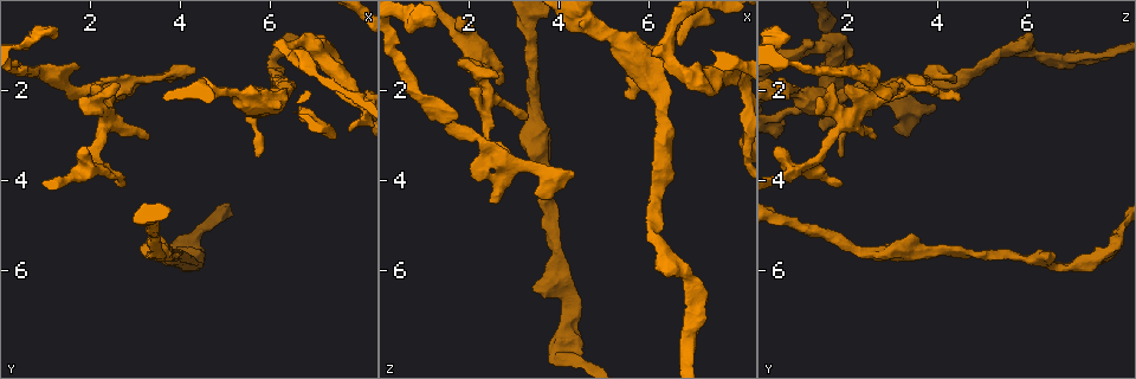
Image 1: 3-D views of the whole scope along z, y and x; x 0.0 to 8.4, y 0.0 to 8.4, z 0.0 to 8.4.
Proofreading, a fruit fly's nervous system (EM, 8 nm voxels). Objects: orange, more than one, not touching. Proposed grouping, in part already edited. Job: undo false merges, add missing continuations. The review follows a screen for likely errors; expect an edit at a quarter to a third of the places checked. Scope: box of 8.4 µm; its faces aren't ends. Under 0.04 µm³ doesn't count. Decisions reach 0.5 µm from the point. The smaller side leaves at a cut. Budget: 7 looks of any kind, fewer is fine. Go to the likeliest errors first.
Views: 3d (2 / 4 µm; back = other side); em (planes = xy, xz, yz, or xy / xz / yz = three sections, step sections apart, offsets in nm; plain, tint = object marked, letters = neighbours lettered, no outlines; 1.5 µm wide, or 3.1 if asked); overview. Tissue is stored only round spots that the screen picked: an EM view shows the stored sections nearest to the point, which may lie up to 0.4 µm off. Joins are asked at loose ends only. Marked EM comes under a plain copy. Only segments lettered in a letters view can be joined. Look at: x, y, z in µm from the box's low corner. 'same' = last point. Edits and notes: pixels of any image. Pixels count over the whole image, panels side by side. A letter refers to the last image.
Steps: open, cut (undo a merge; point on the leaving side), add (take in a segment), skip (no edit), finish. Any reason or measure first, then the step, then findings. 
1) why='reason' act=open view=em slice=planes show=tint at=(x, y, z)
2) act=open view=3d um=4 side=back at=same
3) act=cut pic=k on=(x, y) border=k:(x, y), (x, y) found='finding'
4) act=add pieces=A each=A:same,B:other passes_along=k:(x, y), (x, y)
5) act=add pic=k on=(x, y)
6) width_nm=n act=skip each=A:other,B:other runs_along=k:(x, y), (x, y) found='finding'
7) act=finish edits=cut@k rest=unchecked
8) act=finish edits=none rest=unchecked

why='an open end' act=open view=em slice=xy step=8 show=tint at=(2.85, 4.15, 1.80)

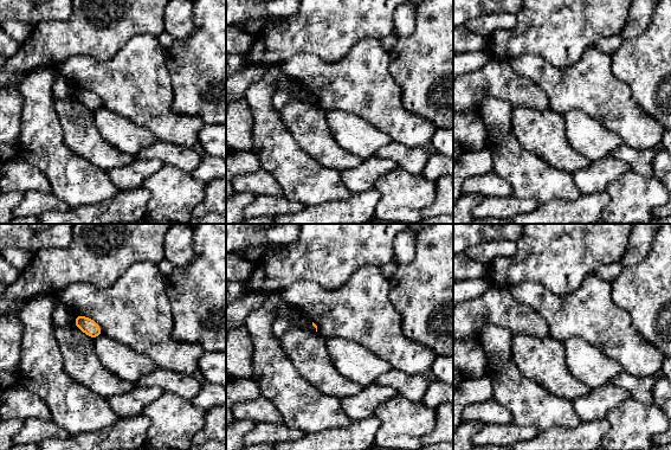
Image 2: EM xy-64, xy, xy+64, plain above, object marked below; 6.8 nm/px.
act=open view=em slice=planes show=letters at=same

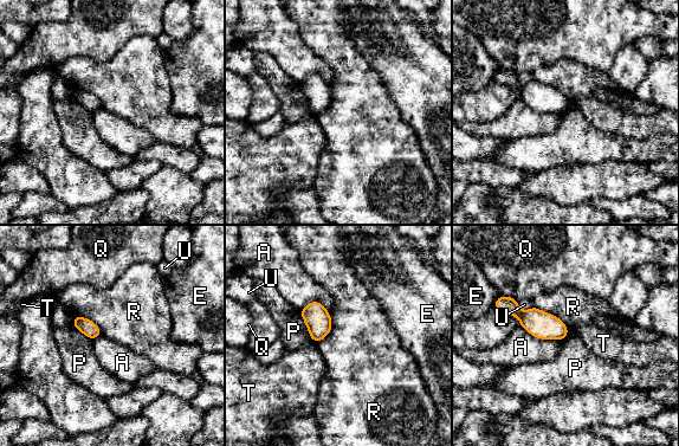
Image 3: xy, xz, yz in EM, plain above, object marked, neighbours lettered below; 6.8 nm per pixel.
longest_contact=R:320nm act=skip each=A:other,E:other,P:other,Q:other,R:other,T:other,U:other found='none of them fits'

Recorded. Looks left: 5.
why='tapers out' act=open view=3d um=4 at=(5.75, 3.45, 1.95)

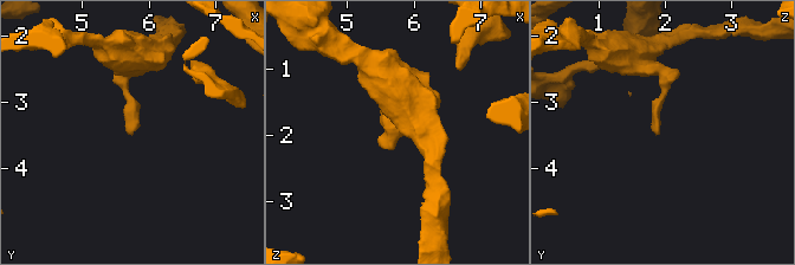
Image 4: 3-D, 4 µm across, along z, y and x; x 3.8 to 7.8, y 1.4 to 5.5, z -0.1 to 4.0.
act=open view=em slice=planes show=letters at=(5.70, 3.50, 1.85)

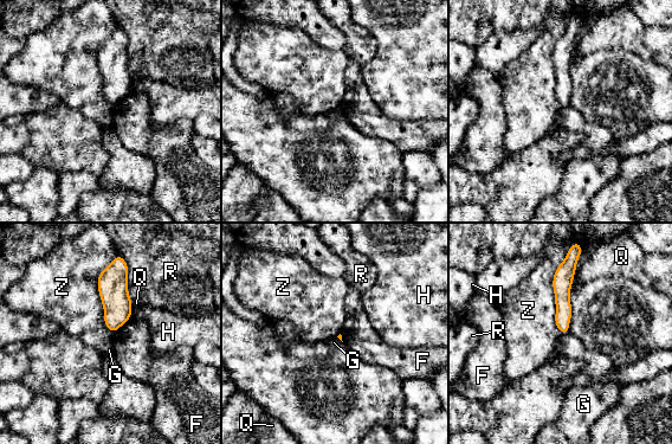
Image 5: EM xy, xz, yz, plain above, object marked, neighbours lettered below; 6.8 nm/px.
act=skip each=F:other,G:other,H:other,Q:other,R:other,Z:other runs_along=5:(567, 265), (563, 274), (563, 330) found='no lettered segment goes on from it'

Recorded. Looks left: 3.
why='an open end' act=open view=3d um=4 at=(7.80, 2.90, 1.45)

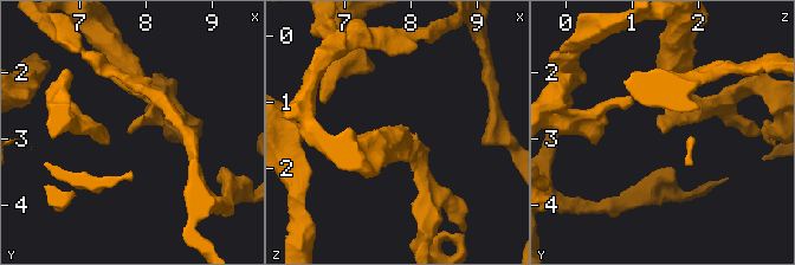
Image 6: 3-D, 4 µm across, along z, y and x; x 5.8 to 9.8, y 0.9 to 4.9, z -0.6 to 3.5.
why='now the EM' act=open view=em slice=planes show=tint at=(7.75, 2.85, 1.50)

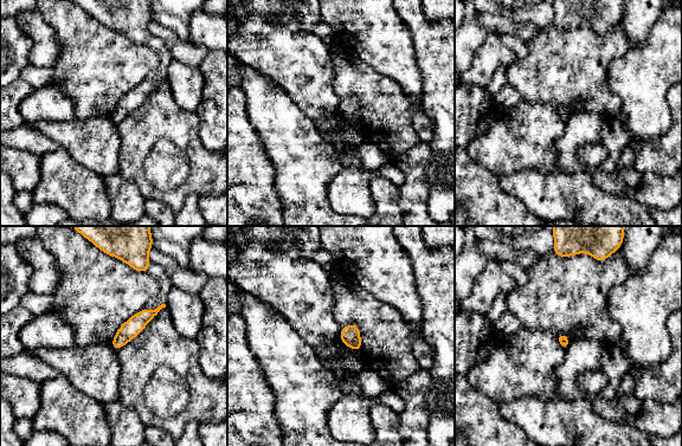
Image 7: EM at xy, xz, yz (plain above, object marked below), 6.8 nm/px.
why='what lies round it' act=open view=em slice=planes show=letters at=same

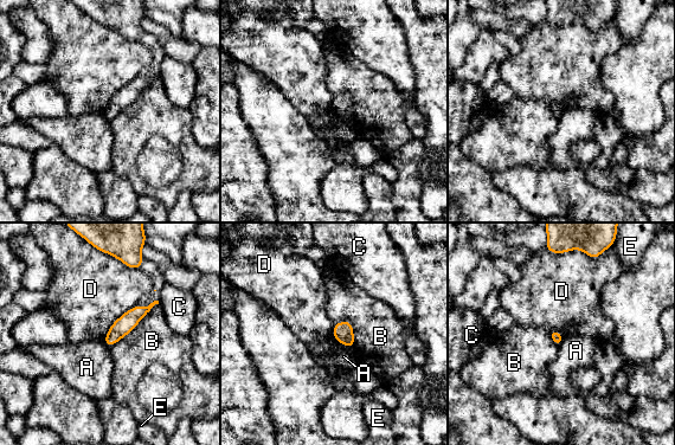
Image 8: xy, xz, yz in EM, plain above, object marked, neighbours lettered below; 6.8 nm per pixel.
act=skip each=A:other,B:other,C:other,D:other,E:other border=8:(137, 304), (124, 311), (103, 339) found='none of them fits'

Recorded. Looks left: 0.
act=finish edits=none rest=unchecked

